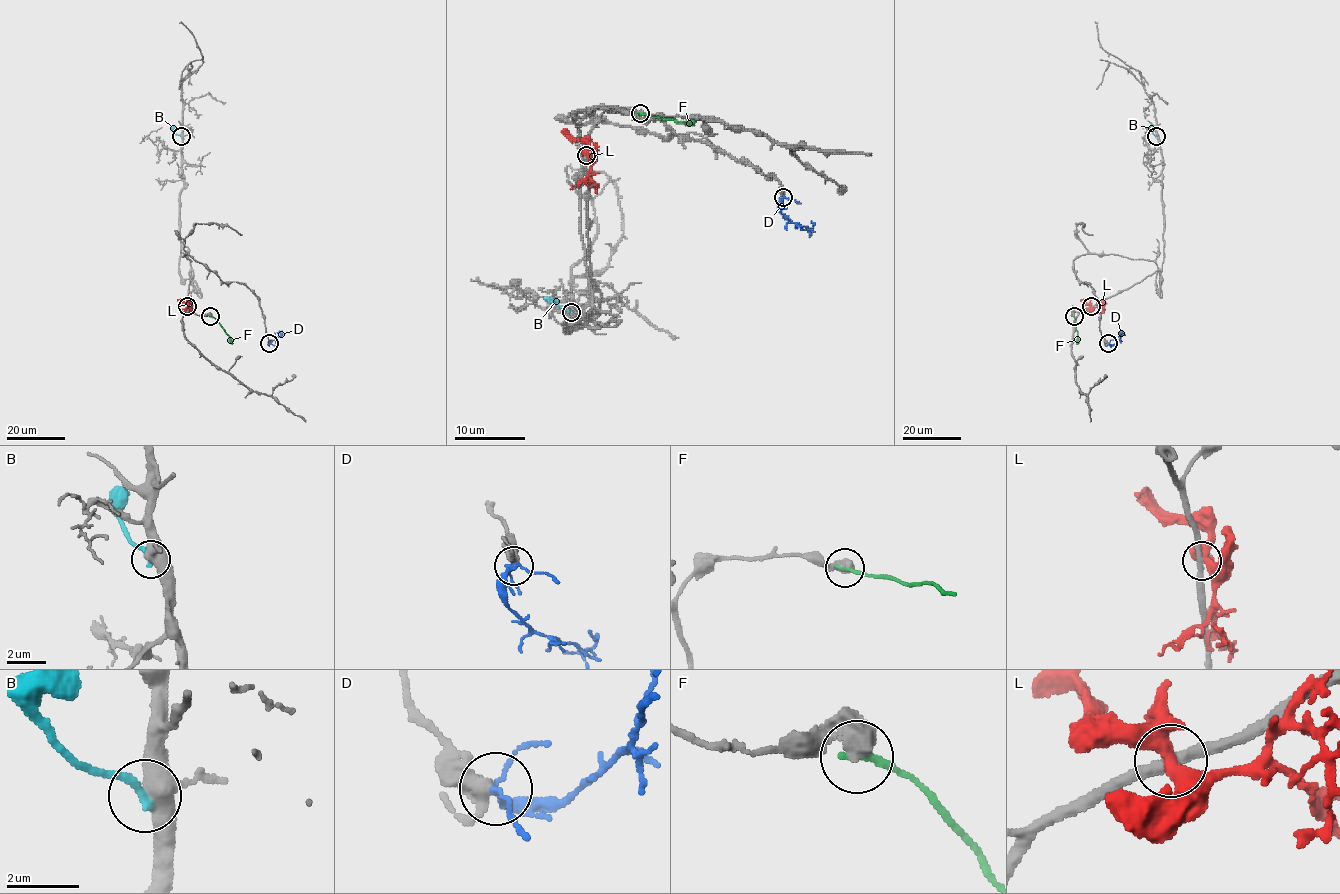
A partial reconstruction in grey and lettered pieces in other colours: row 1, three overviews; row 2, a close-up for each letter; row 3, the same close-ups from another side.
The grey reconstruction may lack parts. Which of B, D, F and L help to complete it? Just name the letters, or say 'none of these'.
none of these

